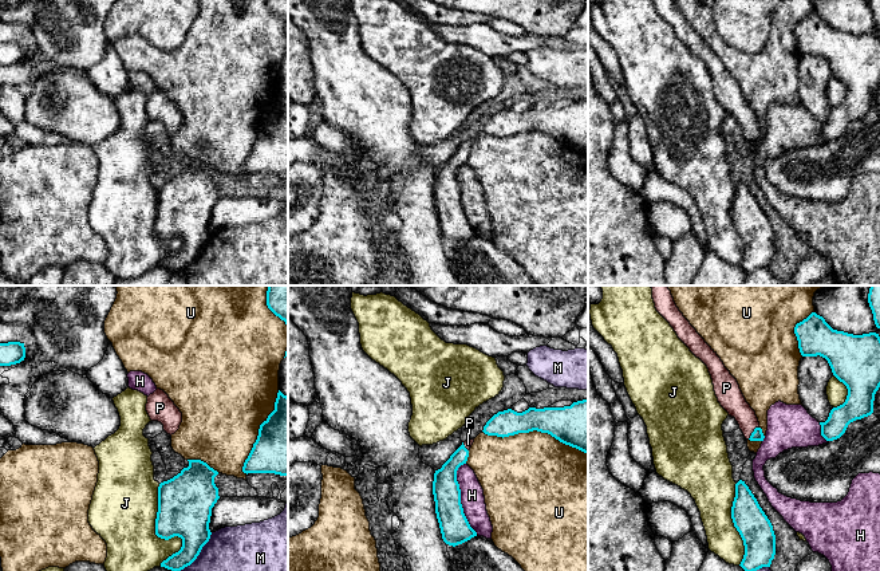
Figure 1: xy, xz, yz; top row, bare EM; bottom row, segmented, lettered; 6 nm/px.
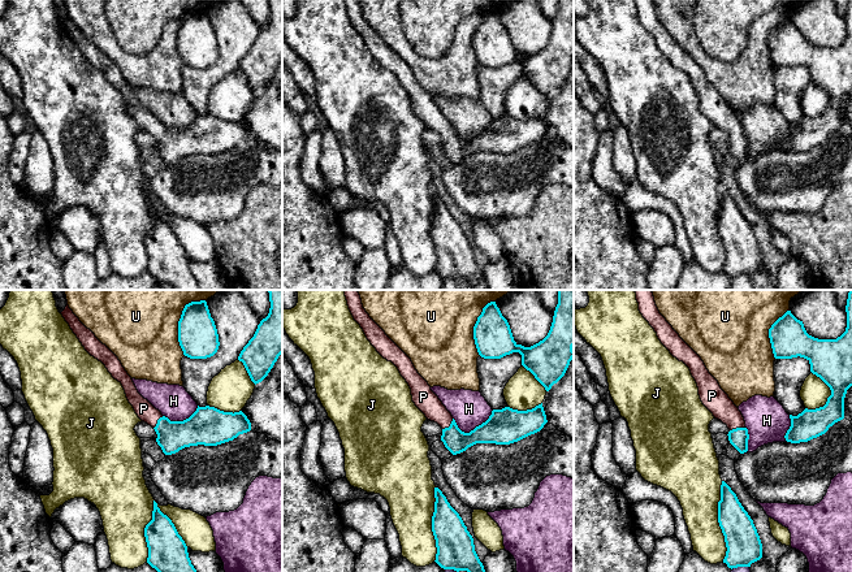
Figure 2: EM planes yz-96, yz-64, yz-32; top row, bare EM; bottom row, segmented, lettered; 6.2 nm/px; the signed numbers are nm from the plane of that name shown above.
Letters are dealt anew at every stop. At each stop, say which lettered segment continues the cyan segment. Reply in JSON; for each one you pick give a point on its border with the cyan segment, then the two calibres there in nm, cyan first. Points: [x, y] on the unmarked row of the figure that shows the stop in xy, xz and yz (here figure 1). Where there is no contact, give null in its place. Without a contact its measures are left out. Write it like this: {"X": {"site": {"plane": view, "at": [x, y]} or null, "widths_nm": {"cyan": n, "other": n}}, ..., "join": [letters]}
{"P": {"site": {"plane": "yz", "at": [753, 132]}, "widths_nm": {"cyan": 70, "other": 150}}, "join": ["P"]}

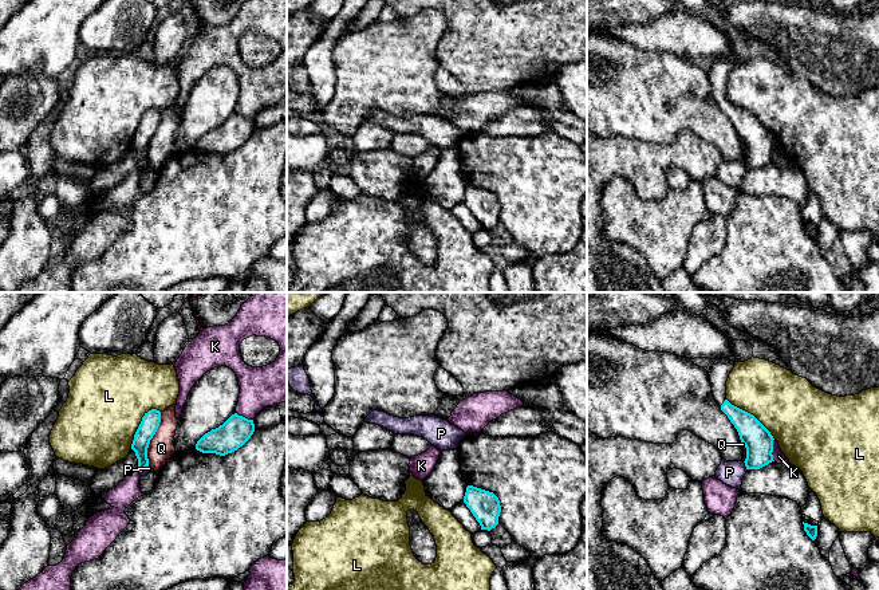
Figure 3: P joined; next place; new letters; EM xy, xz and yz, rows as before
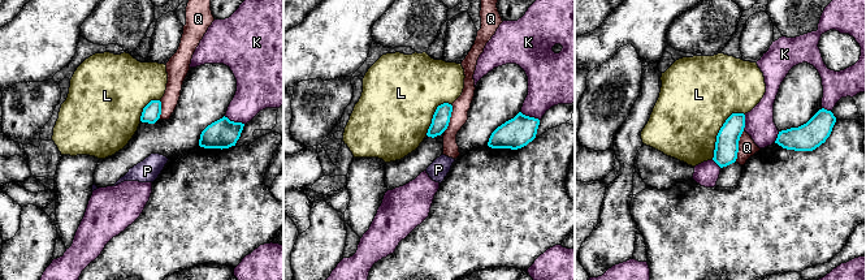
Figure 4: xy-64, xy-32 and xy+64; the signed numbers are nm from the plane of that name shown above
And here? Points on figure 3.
{"join": []}

